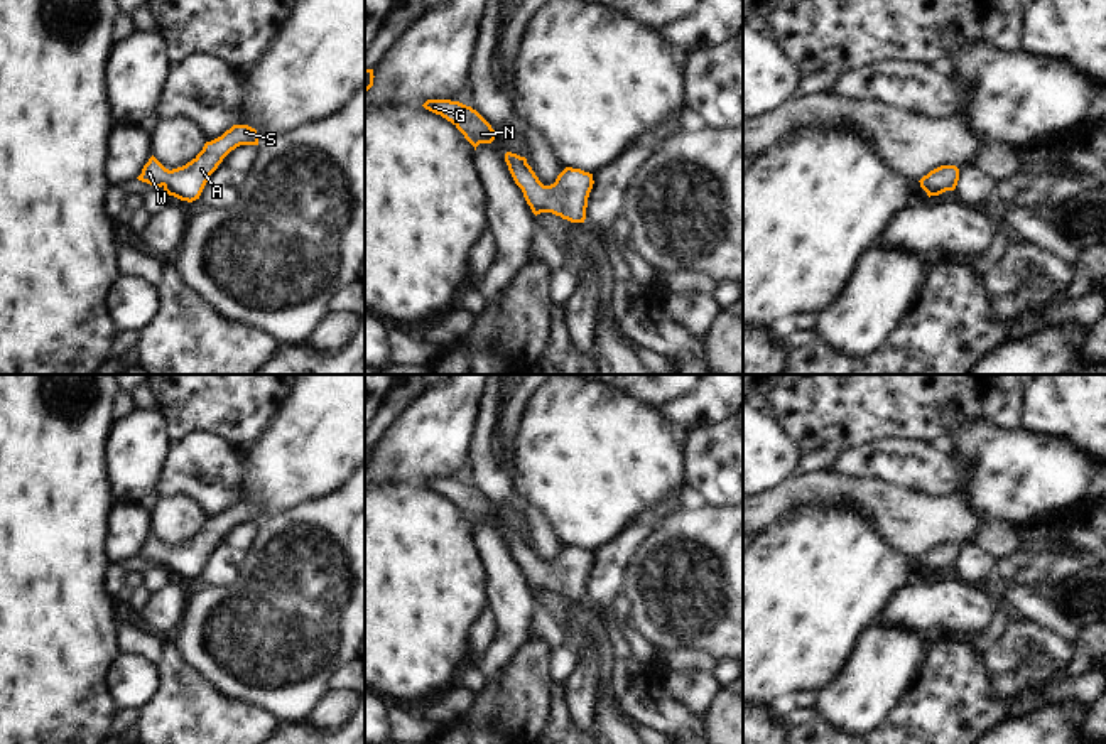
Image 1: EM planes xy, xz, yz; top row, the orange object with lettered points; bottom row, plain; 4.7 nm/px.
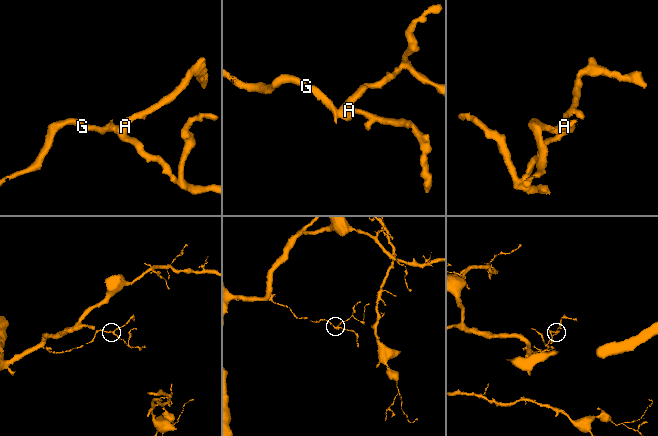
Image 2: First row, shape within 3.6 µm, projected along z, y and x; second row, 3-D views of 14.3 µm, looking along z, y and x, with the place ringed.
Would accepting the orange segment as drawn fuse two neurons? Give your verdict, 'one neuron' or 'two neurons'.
one neuron

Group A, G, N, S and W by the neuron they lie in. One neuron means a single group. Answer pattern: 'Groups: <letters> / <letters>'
Groups: A G N S W.

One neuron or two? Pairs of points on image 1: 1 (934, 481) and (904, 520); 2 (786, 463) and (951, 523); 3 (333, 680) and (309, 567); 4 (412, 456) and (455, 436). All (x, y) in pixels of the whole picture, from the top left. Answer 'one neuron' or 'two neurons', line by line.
1: two neurons
2: two neurons
3: two neurons
4: one neuron

